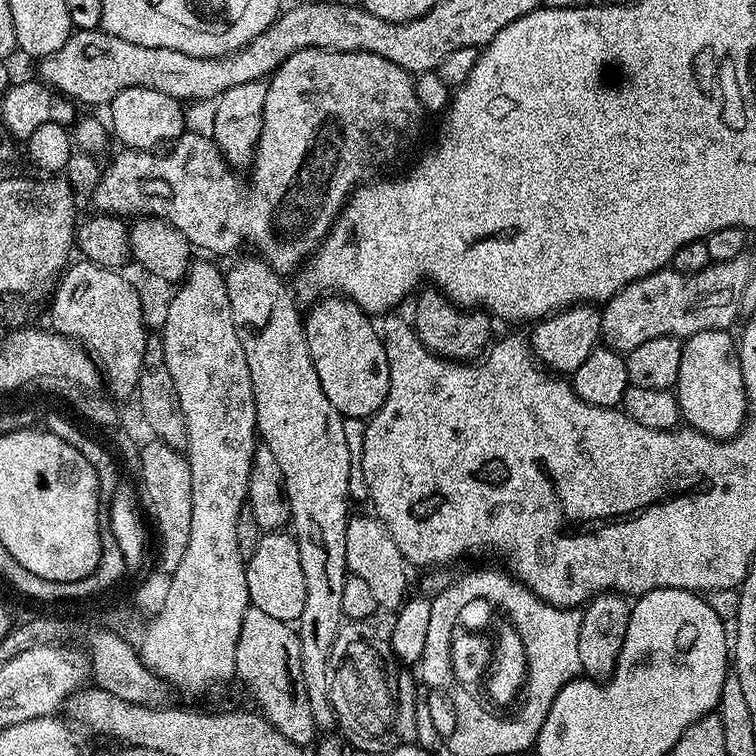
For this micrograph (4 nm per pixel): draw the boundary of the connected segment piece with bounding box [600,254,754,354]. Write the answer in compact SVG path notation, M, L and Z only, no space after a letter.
M751 255L730 262L710 263L698 274L678 274L672 267L661 268L630 282L611 296L600 312L600 334L603 343L615 352L626 354L650 338L675 336L687 338L702 330L731 329L736 315L742 312L746 282L754 270Z

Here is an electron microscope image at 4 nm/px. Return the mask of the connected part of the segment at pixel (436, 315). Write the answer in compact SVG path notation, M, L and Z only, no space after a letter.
M435 286L425 287L415 297L415 300L416 320L414 319L414 327L416 337L435 356L443 356L446 360L457 362L472 362L483 357L486 349L493 343L492 324L494 325L494 320L489 313L483 310L469 310L459 307L453 304L441 289Z

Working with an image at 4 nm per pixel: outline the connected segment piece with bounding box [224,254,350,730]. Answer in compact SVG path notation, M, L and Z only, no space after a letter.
M251 255L227 269L226 294L230 294L234 330L238 330L238 342L242 342L246 366L250 366L256 431L263 447L274 454L282 469L284 493L292 511L290 528L298 542L302 574L306 574L306 606L298 631L310 714L317 729L332 730L338 724L332 705L332 651L345 619L342 586L346 586L350 574L346 562L350 450L346 446L345 417L330 406L330 398L326 398L322 382L318 382L318 370L314 370L304 333L304 316L296 309L298 300L293 289L284 285L285 277L263 258Z

